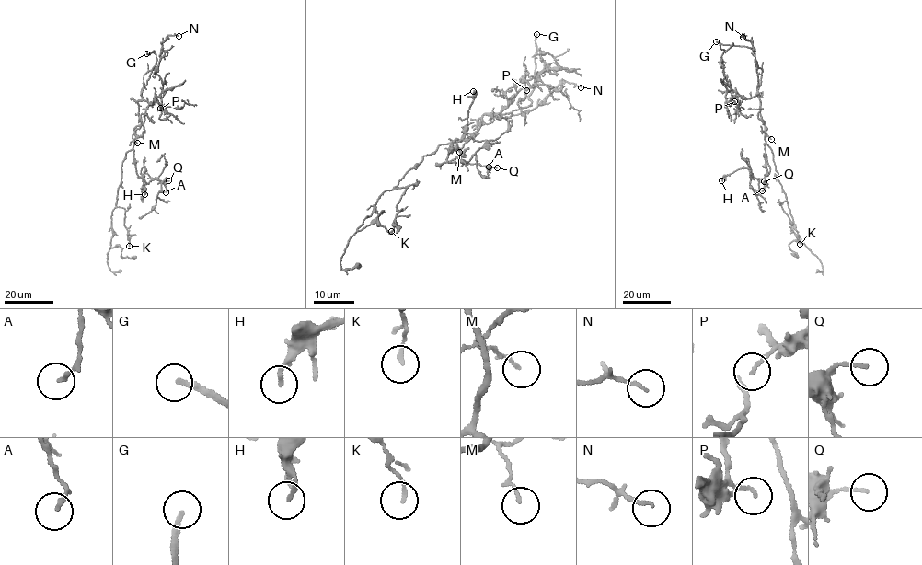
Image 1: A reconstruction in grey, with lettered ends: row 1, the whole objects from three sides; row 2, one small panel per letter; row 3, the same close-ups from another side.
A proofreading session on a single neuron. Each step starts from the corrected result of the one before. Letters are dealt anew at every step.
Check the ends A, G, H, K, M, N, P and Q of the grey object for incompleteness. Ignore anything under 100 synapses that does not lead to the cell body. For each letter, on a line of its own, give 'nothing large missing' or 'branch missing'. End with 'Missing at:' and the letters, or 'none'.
A: nothing large missing
G: branch missing
H: nothing large missing
K: nothing large missing
M: nothing large missing
N: nothing large missing
P: nothing large missing
Q: nothing large missing
Missing at: G

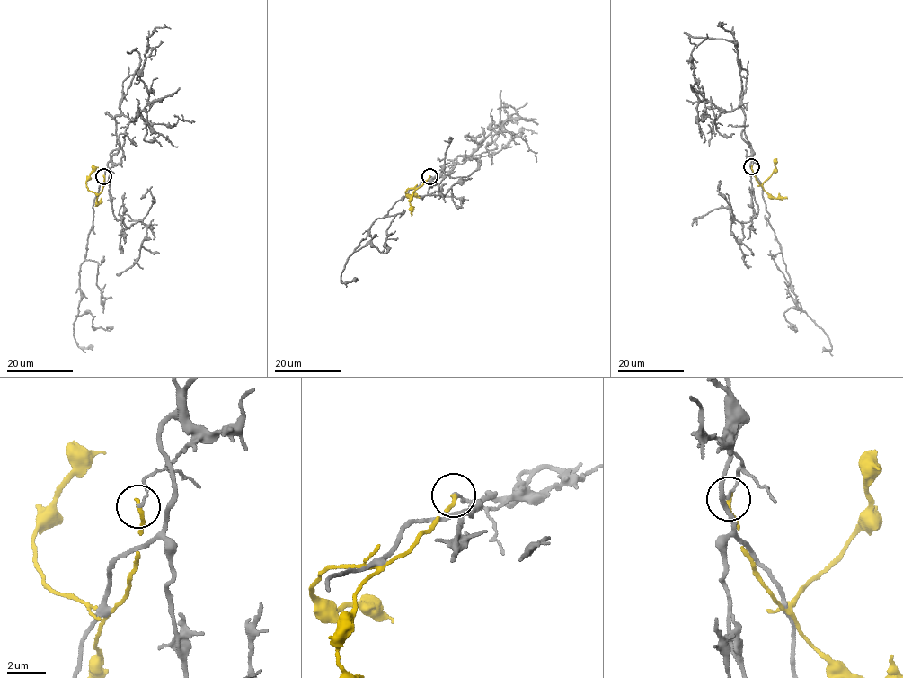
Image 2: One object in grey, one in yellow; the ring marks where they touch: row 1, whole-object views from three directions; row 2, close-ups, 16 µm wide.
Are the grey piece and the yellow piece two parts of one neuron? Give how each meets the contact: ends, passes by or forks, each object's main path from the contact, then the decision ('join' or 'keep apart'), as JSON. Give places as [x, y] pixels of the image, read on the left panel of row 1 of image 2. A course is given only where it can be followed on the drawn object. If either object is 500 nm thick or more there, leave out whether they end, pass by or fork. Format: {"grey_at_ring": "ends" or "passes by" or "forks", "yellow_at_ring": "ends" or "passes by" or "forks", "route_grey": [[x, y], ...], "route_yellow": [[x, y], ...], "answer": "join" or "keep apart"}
{"grey_at_ring": "ends", "yellow_at_ring": "ends", "route_grey": [[103, 176], [111, 162], [92, 205], [76, 316], [90, 312], [92, 326], [110, 329], [106, 327]], "route_yellow": [[103, 176], [102, 190], [99, 193], [90, 191], [86, 181], [98, 167]], "answer": "keep apart"}

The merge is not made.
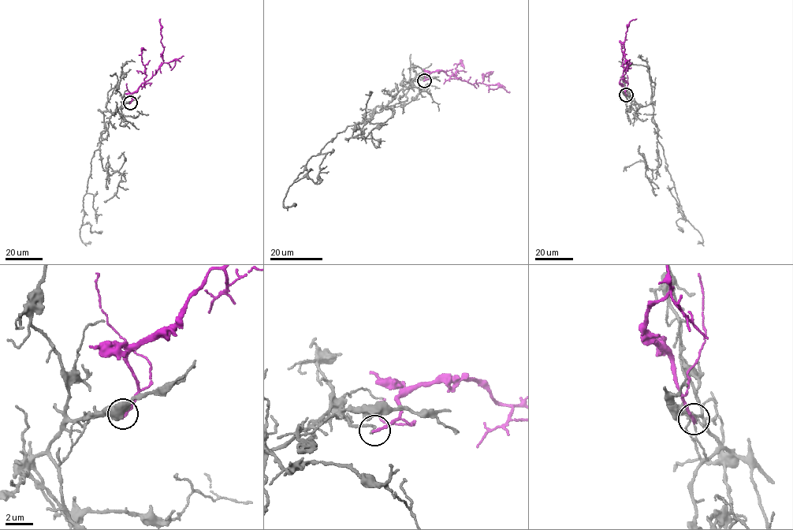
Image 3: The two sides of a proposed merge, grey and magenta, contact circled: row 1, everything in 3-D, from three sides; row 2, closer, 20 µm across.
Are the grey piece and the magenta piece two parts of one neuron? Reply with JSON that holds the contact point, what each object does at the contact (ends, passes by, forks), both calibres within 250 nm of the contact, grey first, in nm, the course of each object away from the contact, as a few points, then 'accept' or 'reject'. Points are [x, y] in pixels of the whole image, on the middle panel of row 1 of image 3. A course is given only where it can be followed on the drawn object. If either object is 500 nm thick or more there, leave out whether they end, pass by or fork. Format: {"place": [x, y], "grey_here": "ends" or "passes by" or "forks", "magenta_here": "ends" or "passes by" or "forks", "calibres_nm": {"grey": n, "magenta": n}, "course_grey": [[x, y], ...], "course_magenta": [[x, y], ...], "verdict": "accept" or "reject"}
{"place": [424, 80], "grey_here": "ends", "magenta_here": "ends", "calibres_nm": {"grey": 180, "magenta": 220}, "course_grey": [[424, 80], [410, 80], [371, 117], [337, 133], [294, 181], [310, 169], [315, 183], [318, 176]], "course_magenta": [[424, 80], [429, 78], [429, 74], [442, 70], [472, 83], [482, 83], [483, 76], [491, 72], [489, 81]], "verdict": "reject"}

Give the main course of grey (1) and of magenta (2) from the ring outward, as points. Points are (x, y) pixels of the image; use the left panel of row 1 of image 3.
1: (130, 102), (113, 113), (103, 112), (106, 130), (91, 162), (81, 225), (89, 222), (91, 231), (98, 231)
2: (130, 102), (131, 95), (155, 73), (163, 61), (160, 19)

